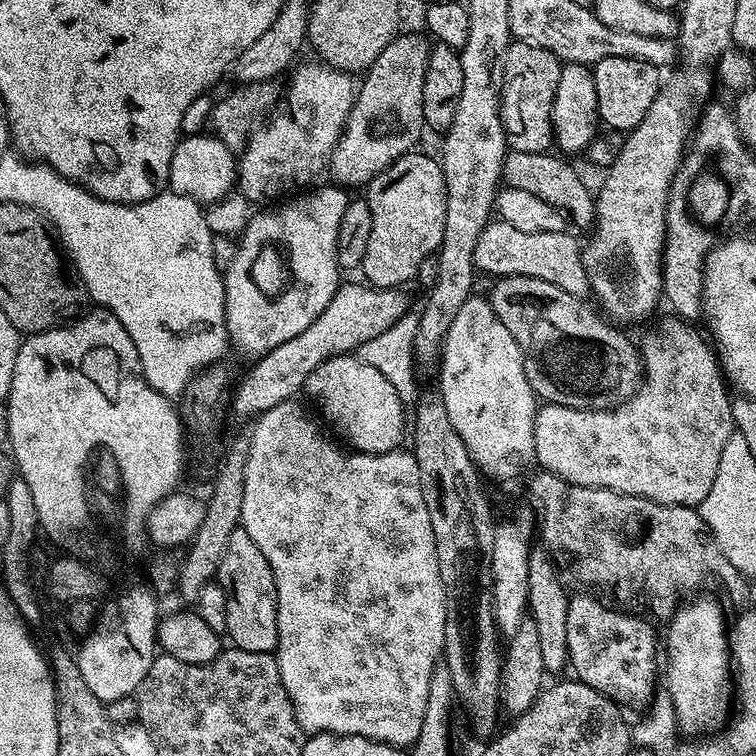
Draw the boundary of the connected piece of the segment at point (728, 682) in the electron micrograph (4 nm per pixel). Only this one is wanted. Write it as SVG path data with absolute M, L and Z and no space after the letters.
M704 596L701 600L686 604L677 607L666 624L668 627L668 665L665 668L663 665L662 680L663 683L665 680L666 689L672 696L679 731L684 734L689 732L687 734L689 737L696 738L709 730L719 729L729 719L734 708L734 677L728 650L730 624L727 619L724 621L724 612L720 609L719 602Z

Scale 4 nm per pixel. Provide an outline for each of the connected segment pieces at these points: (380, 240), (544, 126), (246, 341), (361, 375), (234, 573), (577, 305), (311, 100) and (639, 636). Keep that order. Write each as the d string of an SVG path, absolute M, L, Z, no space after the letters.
M420 150L400 156L386 170L382 170L366 186L366 199L370 206L370 243L362 258L359 271L373 288L400 288L407 280L416 280L418 266L428 256L440 251L442 234L446 230L446 182L440 161L435 155L423 156Z
M519 42L508 45L500 95L500 117L511 151L548 152L553 147L554 90L558 90L558 74L561 67L561 60L550 50Z
M340 186L320 188L317 192L309 191L295 197L293 204L280 208L277 212L257 211L245 226L243 235L239 237L238 247L234 254L234 262L223 269L224 278L224 317L233 349L245 352L251 358L259 358L264 353L274 350L274 346L282 346L282 342L290 342L290 338L298 338L310 322L330 306L330 298L340 289L342 269L336 261L338 254L338 226L342 222L342 214L346 214L350 196Z
M359 355L335 356L322 362L322 366L306 378L303 391L308 392L317 410L324 415L323 423L332 424L331 431L349 449L382 454L401 447L400 439L406 436L406 405L398 398L398 390L386 382L385 376L374 370L374 366L366 366Z
M236 528L227 539L214 580L226 594L226 636L232 639L229 640L231 647L275 653L278 642L278 598L274 574L270 570L270 562L266 562L262 550L258 550L254 538L250 538L244 528Z
M502 276L493 284L496 285L492 288L490 303L494 314L498 314L498 322L502 322L514 342L518 342L524 355L526 382L530 382L532 393L543 403L571 408L617 408L635 394L642 379L642 357L637 345L632 345L627 334L619 332L616 329L619 327L605 319L595 307L587 308L581 297L566 294L562 286L542 282L542 278Z
M319 58L311 59L291 69L288 92L286 88L282 96L282 104L288 109L278 113L269 124L261 123L249 136L244 151L239 153L235 183L238 192L253 205L260 206L257 204L263 200L276 200L287 192L296 194L307 189L307 184L327 169L346 118L350 118L358 91L357 81Z
M592 594L573 595L566 610L566 646L568 663L575 679L598 690L607 700L628 708L647 709L658 691L658 664L656 668L656 632L644 620L639 620L628 610L607 608L603 599Z

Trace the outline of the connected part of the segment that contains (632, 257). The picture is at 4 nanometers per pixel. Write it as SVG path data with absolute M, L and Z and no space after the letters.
M688 64L685 68L679 68L671 73L673 76L669 80L667 77L661 83L660 92L654 102L650 102L650 110L646 110L646 118L642 118L642 122L638 122L638 126L623 137L620 153L612 164L607 165L604 185L601 186L600 193L597 191L594 196L596 218L590 229L592 237L588 244L586 240L582 248L582 262L591 295L596 295L595 303L599 311L616 322L640 320L643 316L650 315L655 310L656 303L661 303L662 300L668 198L672 195L672 184L680 170L680 163L684 161L694 121L702 105L709 99L707 96L712 92L712 80L714 84L713 73L709 69L708 73L700 64Z

